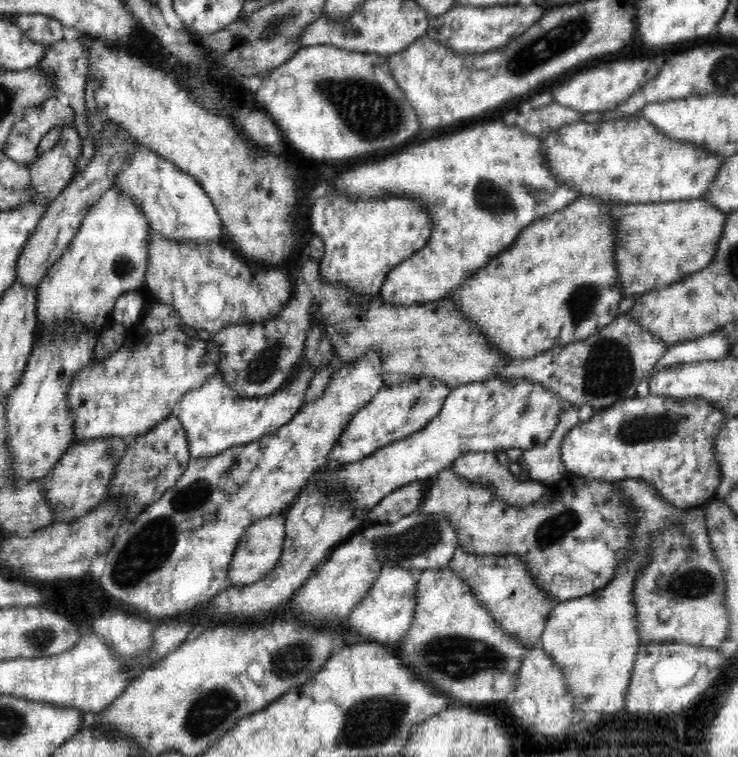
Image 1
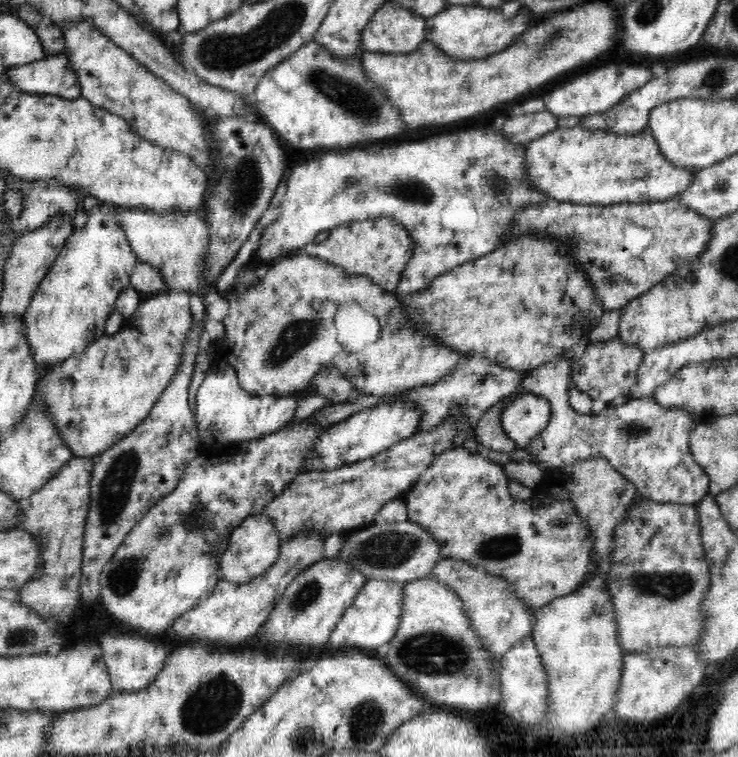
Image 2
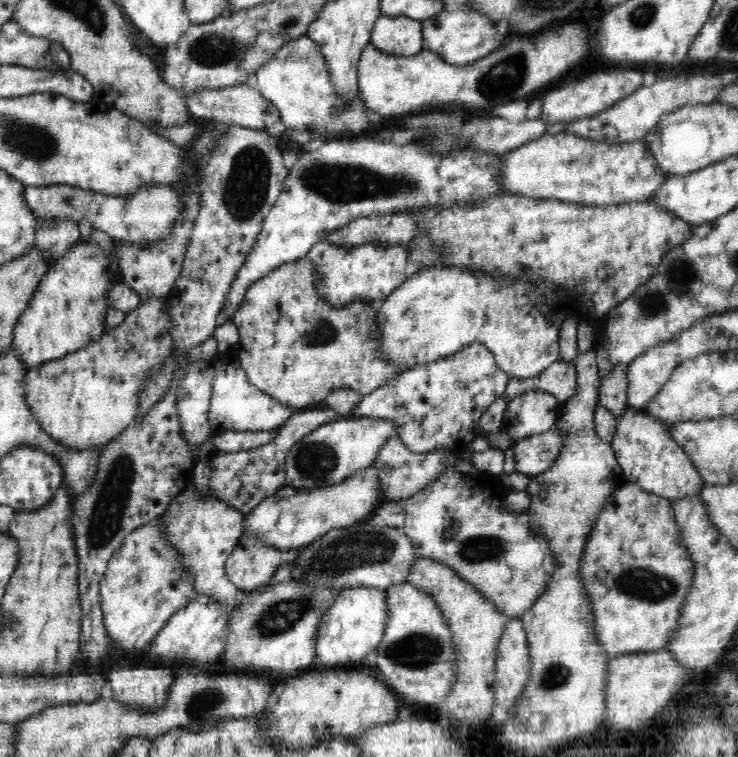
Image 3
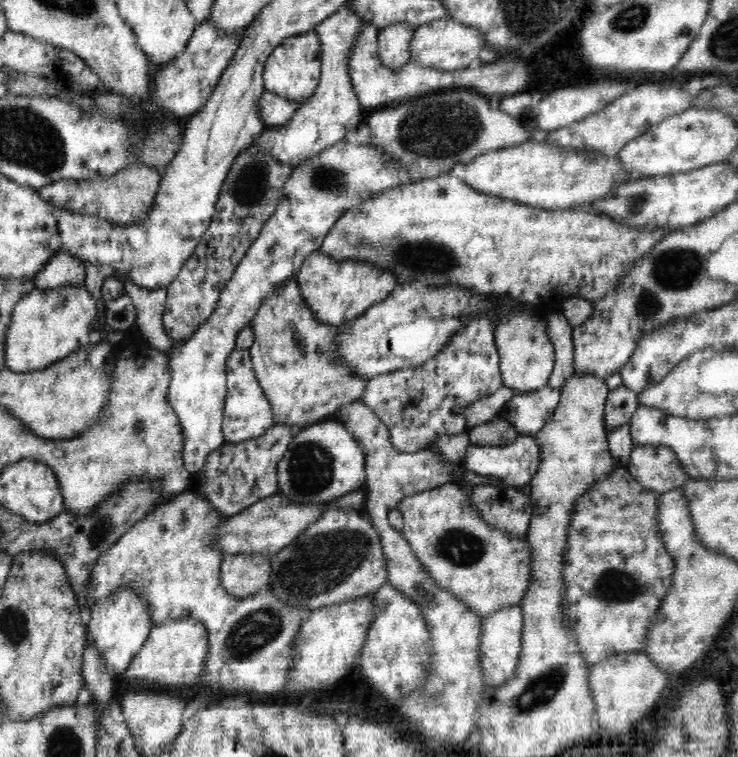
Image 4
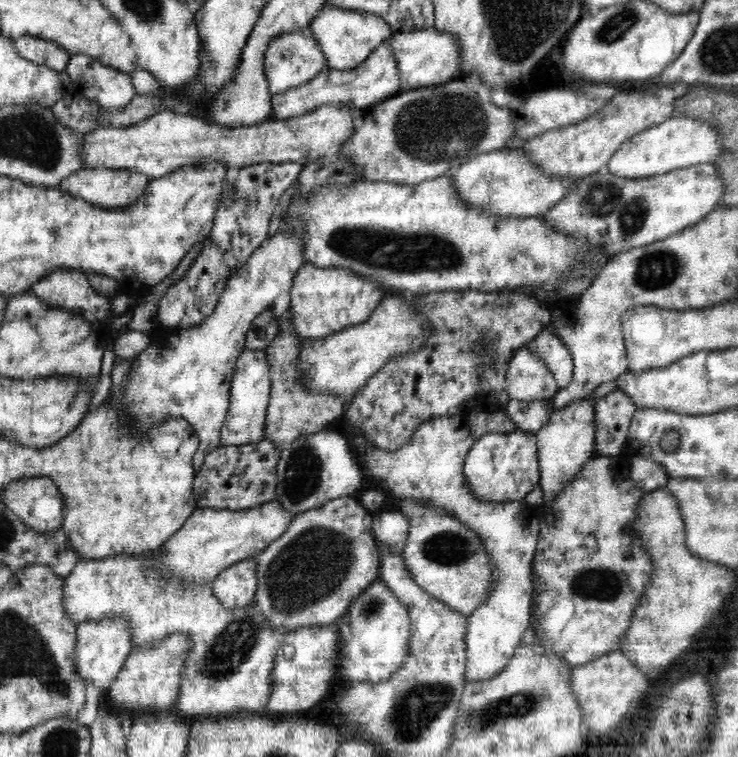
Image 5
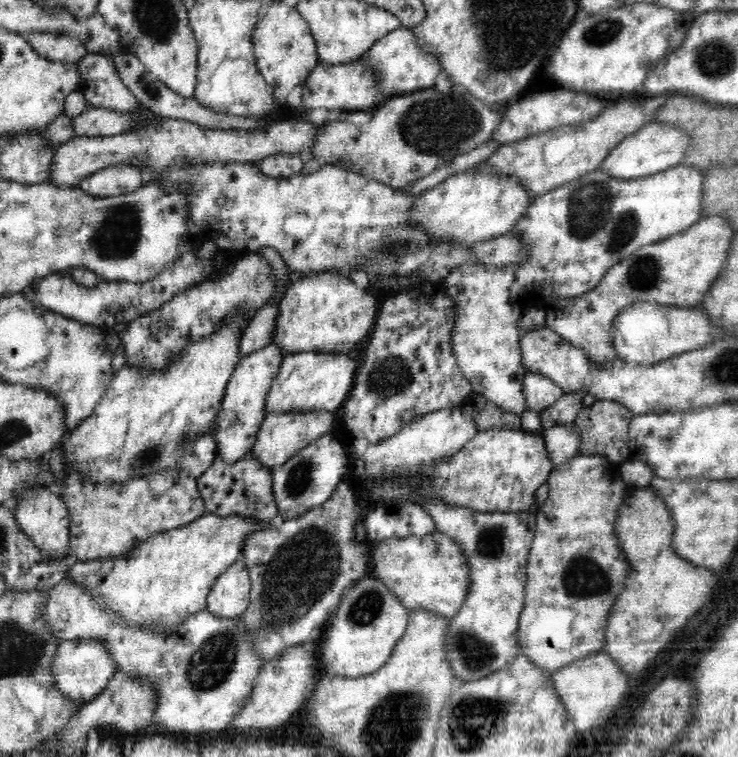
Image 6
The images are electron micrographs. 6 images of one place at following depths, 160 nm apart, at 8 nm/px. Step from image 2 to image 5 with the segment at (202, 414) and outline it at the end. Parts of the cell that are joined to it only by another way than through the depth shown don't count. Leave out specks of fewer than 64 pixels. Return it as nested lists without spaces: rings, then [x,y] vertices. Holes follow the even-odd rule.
[[[244,349],[234,368],[229,411],[221,430],[221,446],[260,442],[265,437],[265,418],[270,396],[271,381],[268,374],[268,361],[260,349]]]

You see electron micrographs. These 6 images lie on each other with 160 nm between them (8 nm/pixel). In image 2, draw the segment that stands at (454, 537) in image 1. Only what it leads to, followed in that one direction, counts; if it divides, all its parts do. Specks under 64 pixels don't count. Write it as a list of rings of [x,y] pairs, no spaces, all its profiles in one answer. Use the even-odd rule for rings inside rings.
[[[409,520],[390,523],[377,521],[370,526],[357,529],[357,532],[345,537],[339,558],[352,561],[368,579],[385,578],[400,585],[428,576],[442,560],[440,545],[435,541],[432,533]]]

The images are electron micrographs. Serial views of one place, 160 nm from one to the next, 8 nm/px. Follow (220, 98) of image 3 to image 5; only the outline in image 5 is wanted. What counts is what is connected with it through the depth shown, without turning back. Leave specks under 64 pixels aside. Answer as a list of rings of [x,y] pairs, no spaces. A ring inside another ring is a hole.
[[[390,34],[380,46],[354,72],[340,72],[325,66],[313,81],[295,89],[272,95],[272,114],[275,119],[286,120],[313,112],[318,106],[346,105],[352,108],[366,108],[376,105],[400,92],[400,77],[397,58],[393,53],[395,35]]]

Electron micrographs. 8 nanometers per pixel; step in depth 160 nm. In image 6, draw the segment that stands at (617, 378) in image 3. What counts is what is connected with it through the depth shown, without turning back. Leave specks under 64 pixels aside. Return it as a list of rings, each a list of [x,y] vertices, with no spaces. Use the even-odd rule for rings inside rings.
[[[597,399],[592,405],[584,406],[575,421],[581,432],[581,454],[600,455],[619,464],[632,458],[629,447],[629,426],[634,418],[630,410],[614,400]]]

